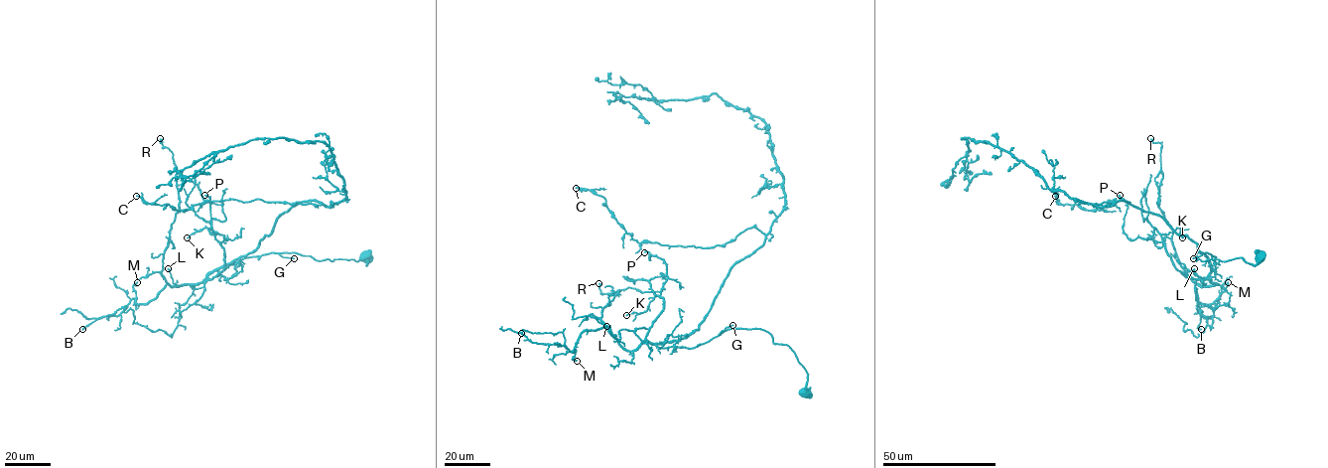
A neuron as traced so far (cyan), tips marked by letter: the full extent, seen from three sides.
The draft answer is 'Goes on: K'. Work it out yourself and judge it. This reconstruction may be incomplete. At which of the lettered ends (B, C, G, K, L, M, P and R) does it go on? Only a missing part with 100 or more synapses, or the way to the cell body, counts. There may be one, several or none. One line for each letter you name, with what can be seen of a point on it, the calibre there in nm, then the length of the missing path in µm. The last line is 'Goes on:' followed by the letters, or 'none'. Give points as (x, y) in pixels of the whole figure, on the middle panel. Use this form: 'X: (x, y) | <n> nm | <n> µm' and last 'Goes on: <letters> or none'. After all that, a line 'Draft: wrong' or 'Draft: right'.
Goes on: none
Draft: wrong

